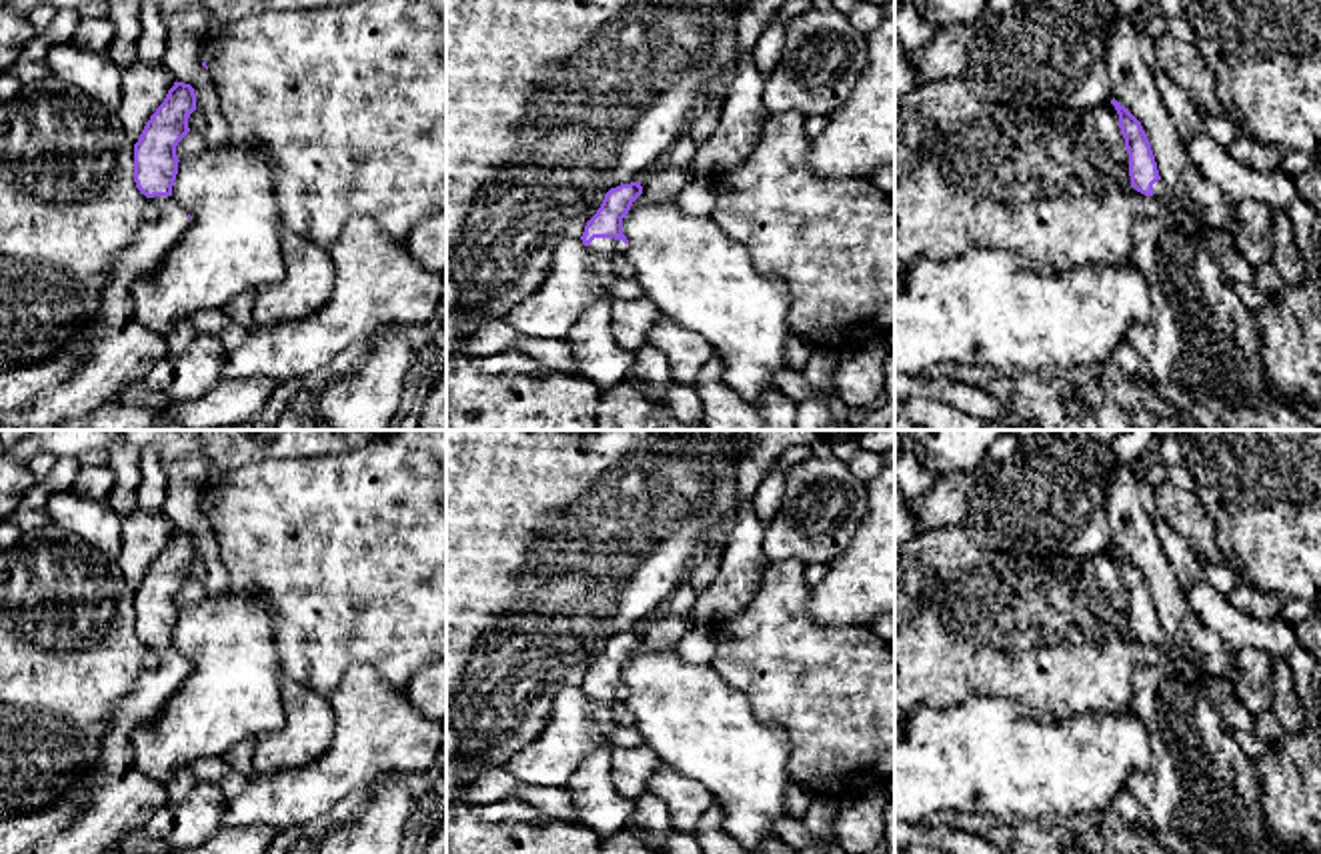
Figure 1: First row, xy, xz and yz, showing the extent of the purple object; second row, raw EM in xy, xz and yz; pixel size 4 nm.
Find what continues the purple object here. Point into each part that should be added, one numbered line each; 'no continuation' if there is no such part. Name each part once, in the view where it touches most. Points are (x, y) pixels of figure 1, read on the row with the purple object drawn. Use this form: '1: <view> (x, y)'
1: xz (609, 246)

